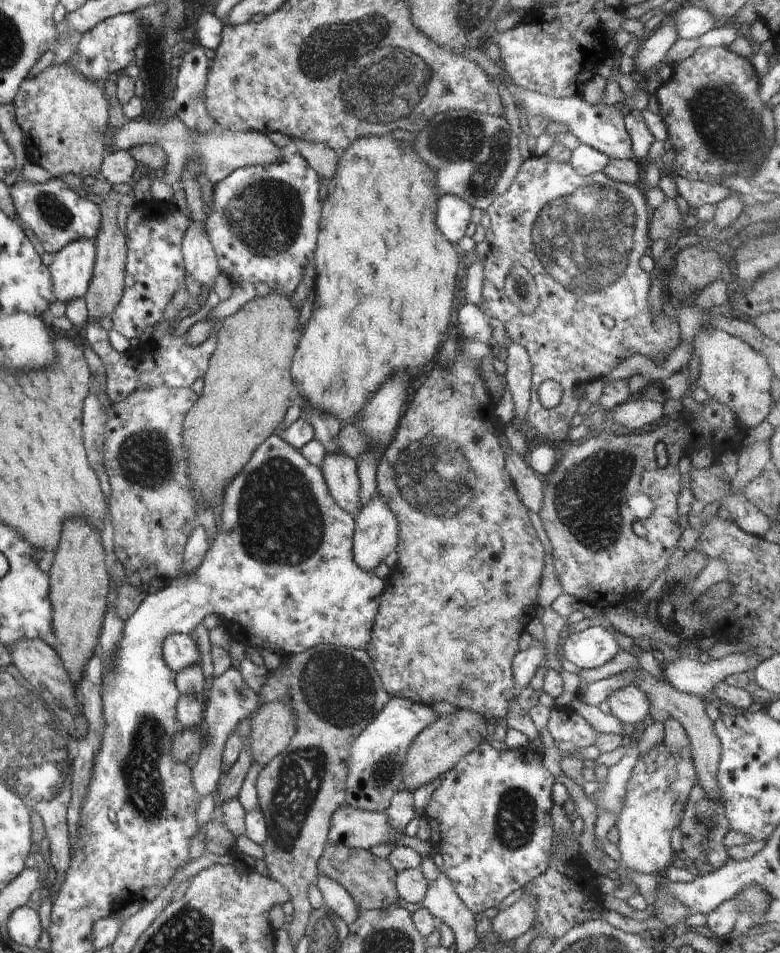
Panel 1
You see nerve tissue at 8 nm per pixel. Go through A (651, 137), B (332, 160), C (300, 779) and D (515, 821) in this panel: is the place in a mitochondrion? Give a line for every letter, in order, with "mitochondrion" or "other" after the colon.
A: other
B: other
C: mitochondrion
D: mitochondrion

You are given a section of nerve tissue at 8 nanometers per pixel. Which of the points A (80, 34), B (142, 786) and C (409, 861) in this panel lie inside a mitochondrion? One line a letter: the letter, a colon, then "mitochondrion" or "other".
A: other
B: mitochondrion
C: other

